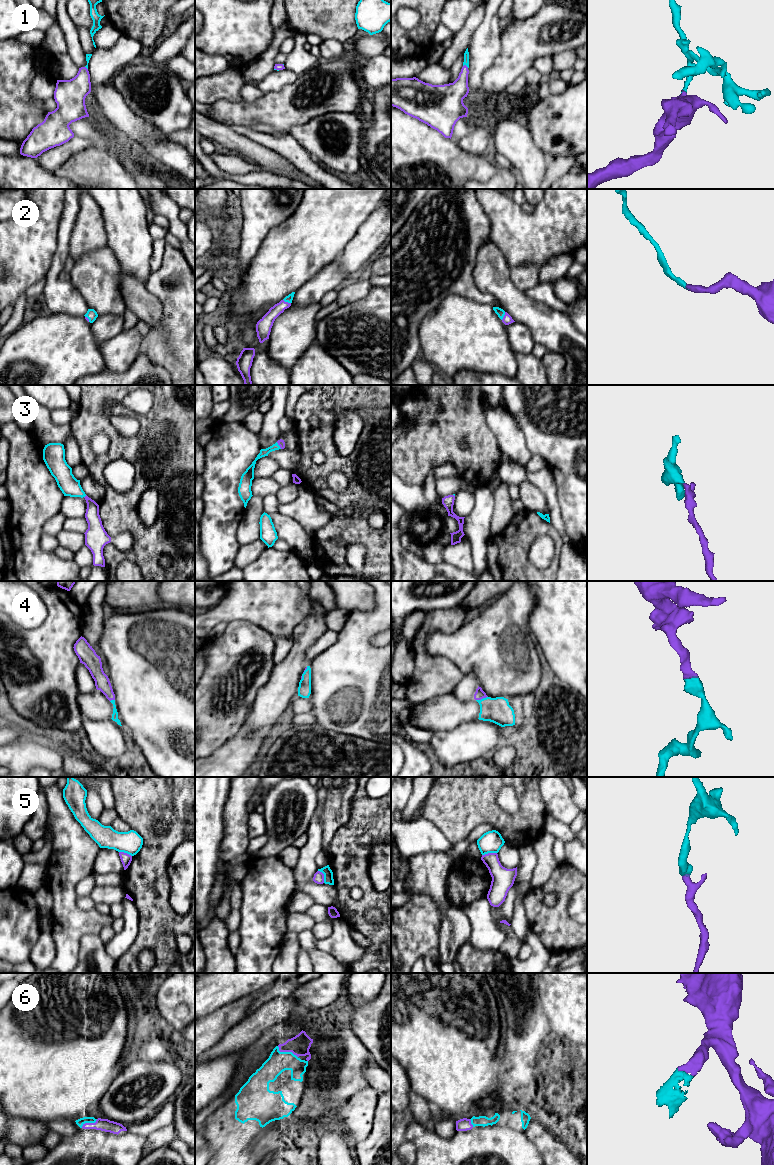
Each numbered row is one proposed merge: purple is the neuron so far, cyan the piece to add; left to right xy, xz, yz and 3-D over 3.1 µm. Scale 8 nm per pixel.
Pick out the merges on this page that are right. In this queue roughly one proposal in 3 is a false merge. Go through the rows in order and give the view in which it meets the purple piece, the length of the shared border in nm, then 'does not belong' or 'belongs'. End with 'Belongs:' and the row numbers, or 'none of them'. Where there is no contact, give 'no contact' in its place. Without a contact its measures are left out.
1: meets purple in yz; contact 50 nm long; belongs
2: meets purple in xz; contact 70 nm long; belongs
3: meets purple in xy; contact 30 nm long; belongs
4: meets purple in yz; contact 100 nm long; belongs
5: meets purple in yz; contact 120 nm long; does not belong
6: meets purple in xz; contact 190 nm long; belongs
Belongs: 1, 2, 3, 4, 6

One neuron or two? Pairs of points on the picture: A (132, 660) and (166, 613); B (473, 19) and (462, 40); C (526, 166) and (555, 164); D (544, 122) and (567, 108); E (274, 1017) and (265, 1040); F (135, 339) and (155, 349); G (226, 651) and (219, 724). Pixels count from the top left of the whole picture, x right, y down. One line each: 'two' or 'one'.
A: one
B: one
C: two
D: one
E: two
F: two
G: one

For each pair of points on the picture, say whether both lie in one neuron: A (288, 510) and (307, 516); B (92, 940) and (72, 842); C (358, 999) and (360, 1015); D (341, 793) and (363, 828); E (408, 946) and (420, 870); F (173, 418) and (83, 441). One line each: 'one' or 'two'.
A: one
B: two
C: two
D: two
E: two
F: one

